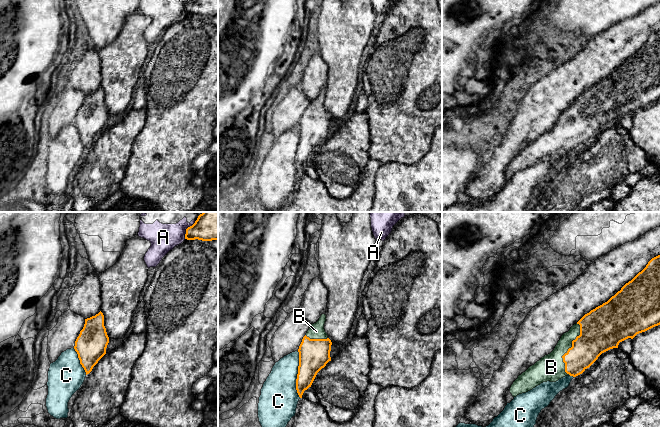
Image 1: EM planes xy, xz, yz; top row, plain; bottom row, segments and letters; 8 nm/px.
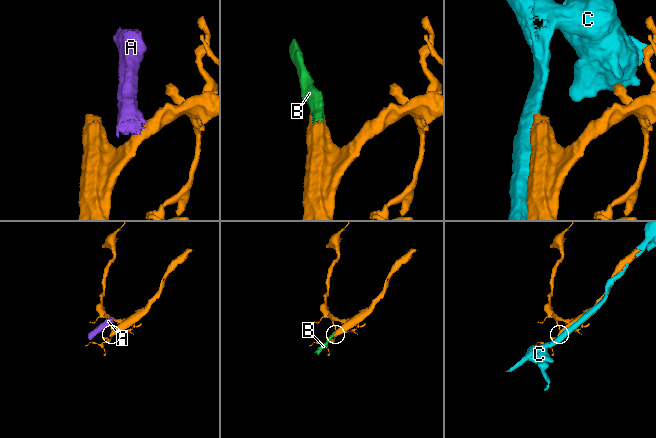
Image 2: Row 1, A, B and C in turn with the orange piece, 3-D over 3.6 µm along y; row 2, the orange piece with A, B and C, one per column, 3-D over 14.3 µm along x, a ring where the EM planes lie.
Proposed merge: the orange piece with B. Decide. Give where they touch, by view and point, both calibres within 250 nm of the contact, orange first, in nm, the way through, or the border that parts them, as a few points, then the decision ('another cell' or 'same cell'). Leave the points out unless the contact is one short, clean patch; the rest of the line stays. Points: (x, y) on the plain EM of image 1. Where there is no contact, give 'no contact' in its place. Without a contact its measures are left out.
meets orange in yz at (568, 125); 280 nm thick on the orange side, 220 nm on the other; runs through yz (596, 112), (578, 125), (568, 125), (551, 143); same cell

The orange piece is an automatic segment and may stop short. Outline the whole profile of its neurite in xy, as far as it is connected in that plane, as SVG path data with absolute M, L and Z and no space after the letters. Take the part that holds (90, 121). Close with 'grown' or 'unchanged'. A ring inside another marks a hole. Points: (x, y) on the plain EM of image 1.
M100 87L95 92L85 95L83 105L75 117L74 125L86 151L106 130L109 113L104 102L104 91Z | unchanged

